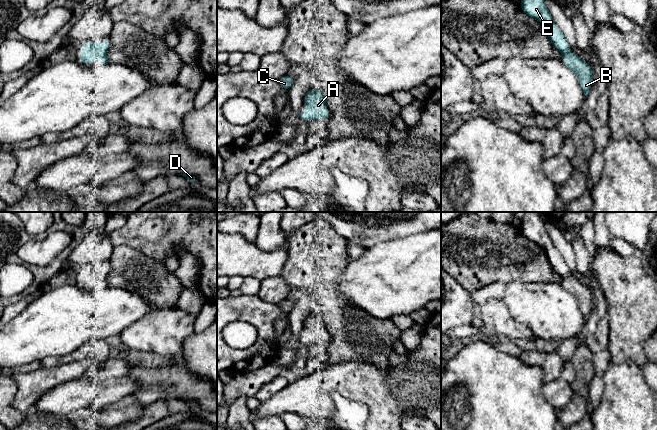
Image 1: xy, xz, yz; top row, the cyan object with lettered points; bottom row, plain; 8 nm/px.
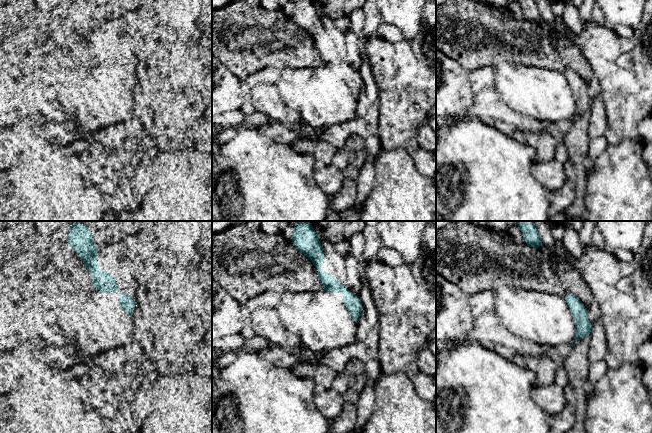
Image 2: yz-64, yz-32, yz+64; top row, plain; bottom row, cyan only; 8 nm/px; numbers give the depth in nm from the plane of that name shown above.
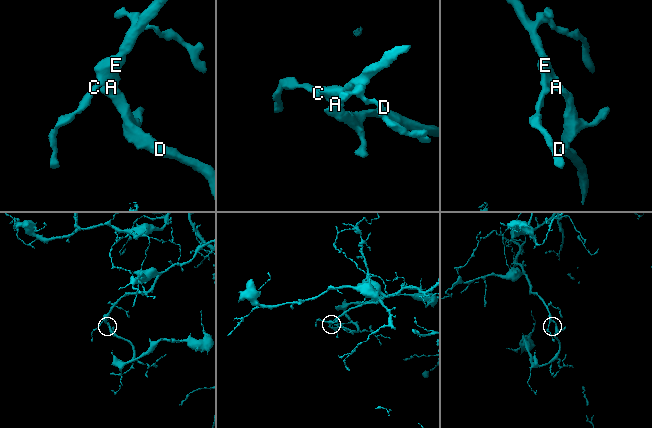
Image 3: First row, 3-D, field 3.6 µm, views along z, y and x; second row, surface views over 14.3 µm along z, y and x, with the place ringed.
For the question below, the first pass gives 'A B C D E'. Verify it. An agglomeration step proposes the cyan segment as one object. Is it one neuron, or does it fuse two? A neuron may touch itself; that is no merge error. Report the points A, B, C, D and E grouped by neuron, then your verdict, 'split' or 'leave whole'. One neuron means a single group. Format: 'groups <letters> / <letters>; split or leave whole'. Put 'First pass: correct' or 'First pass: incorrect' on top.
First pass: correct
groups A B C D E; leave whole

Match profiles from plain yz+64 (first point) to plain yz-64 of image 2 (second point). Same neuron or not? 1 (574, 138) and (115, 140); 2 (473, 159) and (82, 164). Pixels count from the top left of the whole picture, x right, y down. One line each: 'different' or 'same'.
1: different
2: same

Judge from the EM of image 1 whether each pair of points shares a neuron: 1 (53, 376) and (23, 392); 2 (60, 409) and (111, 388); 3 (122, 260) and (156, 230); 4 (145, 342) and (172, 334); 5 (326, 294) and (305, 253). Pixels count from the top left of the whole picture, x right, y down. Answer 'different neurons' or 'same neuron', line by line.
1: same neuron
2: same neuron
3: different neurons
4: same neuron
5: same neuron

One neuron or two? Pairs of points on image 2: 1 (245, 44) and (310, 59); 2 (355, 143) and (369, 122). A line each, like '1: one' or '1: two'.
1: one
2: two

